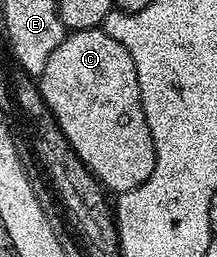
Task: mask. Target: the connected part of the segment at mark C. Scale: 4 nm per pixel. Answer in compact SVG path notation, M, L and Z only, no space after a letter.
M103 27L68 32L58 50L54 50L50 62L46 62L46 70L42 70L38 78L38 87L62 134L66 134L78 158L82 158L84 165L105 189L113 188L116 194L128 192L131 188L142 186L142 182L150 178L156 151L150 126L146 126L146 114L142 110L136 63L122 42L114 42Z

